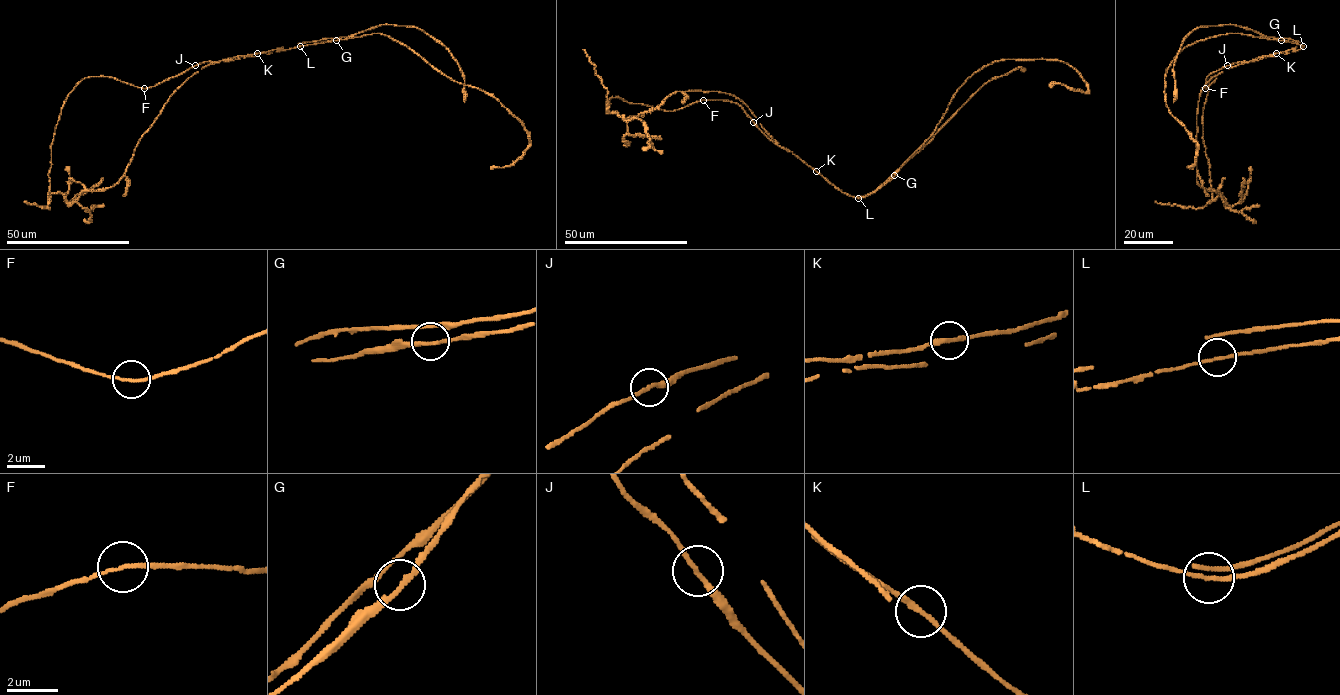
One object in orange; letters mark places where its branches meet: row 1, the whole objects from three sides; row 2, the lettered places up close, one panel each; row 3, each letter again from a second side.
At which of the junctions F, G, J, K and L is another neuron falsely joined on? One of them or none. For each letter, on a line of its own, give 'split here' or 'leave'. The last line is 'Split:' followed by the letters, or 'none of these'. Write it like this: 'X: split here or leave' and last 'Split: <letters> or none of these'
F: leave
G: leave
J: leave
K: leave
L: leave
Split: none of these

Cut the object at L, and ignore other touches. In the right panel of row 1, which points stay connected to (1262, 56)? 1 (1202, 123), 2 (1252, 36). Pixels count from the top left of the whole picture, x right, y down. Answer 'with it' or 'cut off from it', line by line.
1: with it
2: cut off from it

